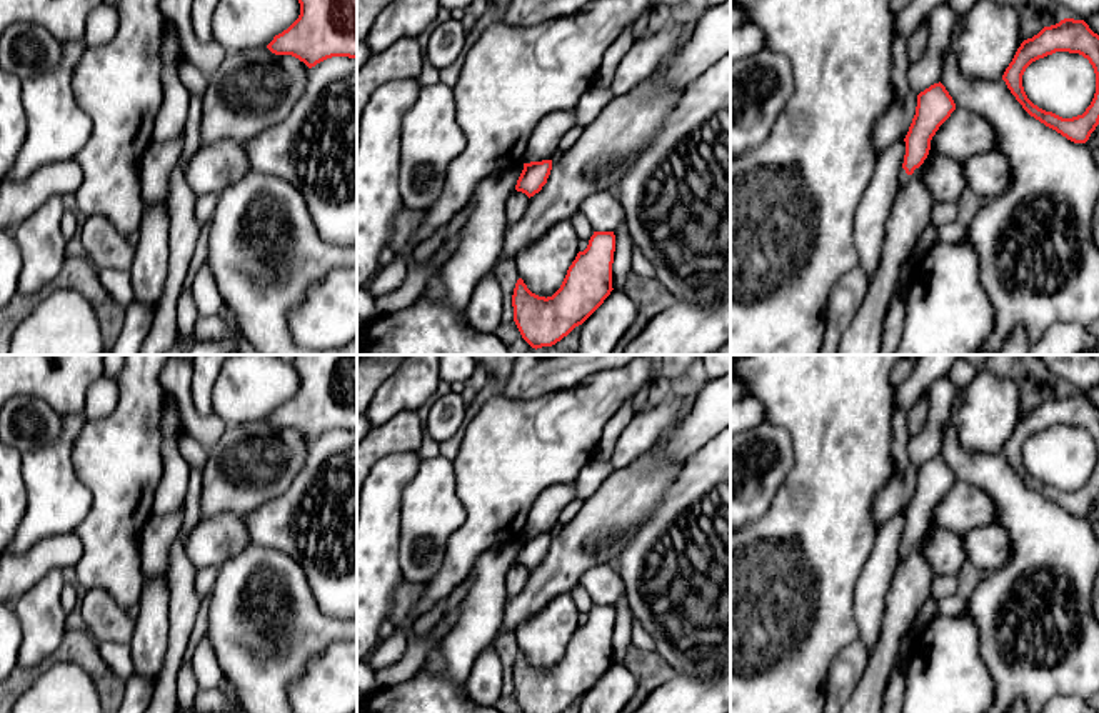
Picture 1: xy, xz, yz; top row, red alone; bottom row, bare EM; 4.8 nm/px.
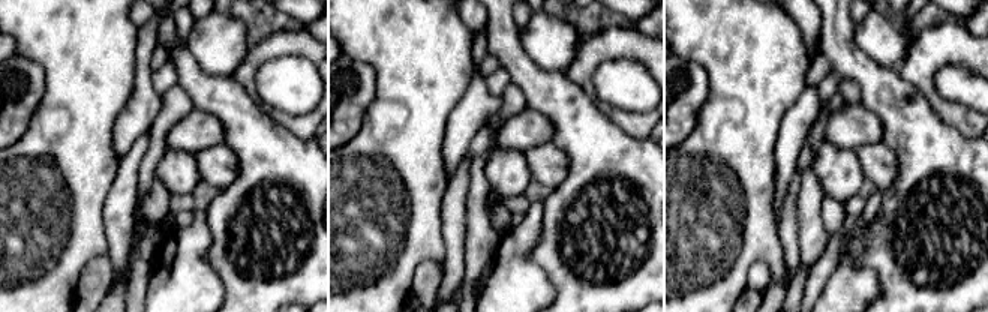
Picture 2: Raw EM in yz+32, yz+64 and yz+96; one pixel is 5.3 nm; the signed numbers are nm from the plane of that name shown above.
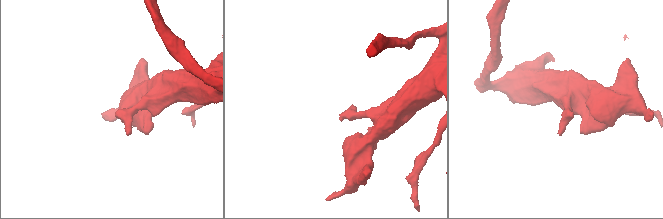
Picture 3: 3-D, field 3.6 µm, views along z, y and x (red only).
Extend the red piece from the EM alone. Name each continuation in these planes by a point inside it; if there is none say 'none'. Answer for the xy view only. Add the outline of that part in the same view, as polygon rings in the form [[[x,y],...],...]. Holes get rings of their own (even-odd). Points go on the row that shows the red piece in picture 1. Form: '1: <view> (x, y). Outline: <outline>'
none

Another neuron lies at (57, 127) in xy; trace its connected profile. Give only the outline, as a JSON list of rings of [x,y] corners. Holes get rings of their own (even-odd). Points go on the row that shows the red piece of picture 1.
[[[62,43],[60,65],[22,82],[22,105],[28,132],[7,180],[23,180],[40,167],[75,158],[92,133],[92,120],[80,108],[72,80],[87,45]]]

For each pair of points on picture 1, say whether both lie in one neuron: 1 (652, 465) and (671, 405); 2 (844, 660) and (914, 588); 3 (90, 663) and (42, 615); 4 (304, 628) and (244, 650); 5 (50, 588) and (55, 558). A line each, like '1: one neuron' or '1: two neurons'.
1: two neurons
2: two neurons
3: two neurons
4: one neuron
5: two neurons

